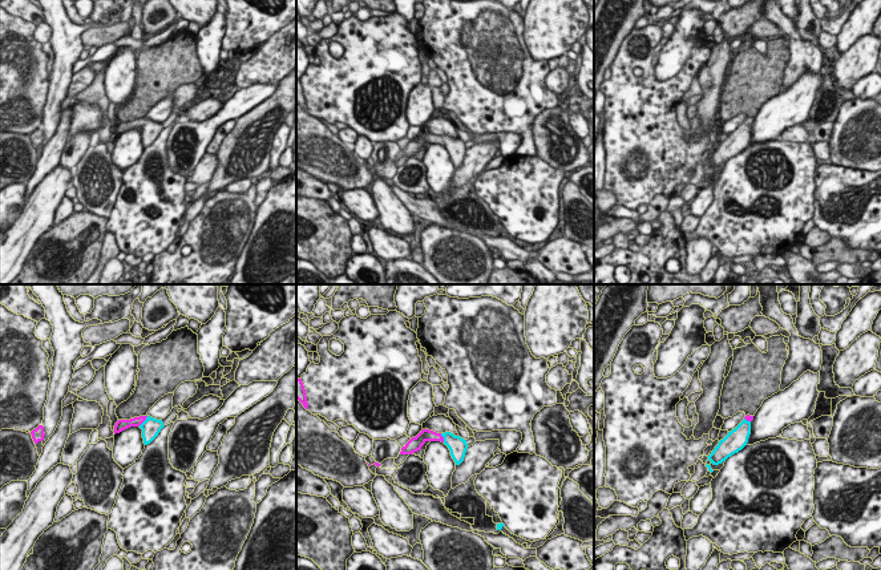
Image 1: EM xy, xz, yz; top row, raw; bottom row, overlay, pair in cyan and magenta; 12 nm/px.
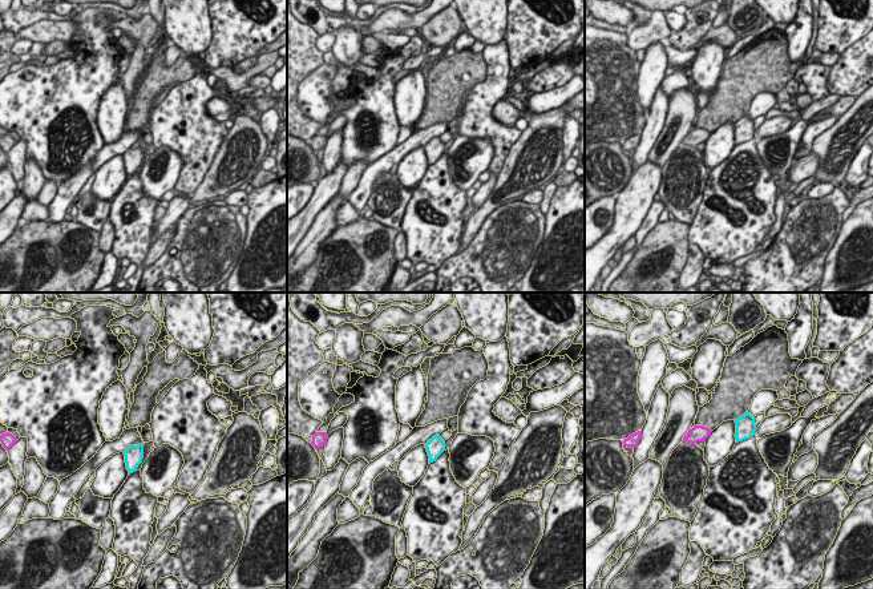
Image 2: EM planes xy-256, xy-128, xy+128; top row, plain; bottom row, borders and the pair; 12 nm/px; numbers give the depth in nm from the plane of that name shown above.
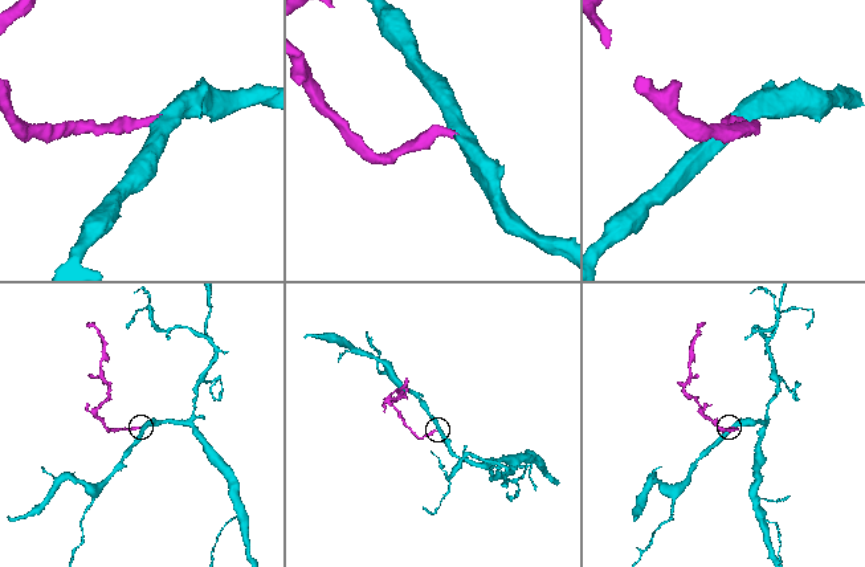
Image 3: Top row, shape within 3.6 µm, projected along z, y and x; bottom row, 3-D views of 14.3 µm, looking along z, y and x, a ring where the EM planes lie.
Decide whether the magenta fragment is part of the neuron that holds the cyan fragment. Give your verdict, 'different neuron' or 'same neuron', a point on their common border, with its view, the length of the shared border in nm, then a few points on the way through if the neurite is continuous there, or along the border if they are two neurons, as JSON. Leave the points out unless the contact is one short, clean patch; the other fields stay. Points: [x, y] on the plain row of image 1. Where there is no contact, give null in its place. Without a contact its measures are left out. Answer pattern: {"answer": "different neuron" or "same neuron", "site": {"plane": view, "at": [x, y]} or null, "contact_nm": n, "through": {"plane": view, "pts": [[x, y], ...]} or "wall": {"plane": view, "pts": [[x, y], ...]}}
{"answer": "same neuron", "site": {"plane": "xy", "at": [144, 124]}, "contact_nm": 170, "through": {"plane": "xy", "pts": [[150, 129], [144, 124], [124, 126]]}}

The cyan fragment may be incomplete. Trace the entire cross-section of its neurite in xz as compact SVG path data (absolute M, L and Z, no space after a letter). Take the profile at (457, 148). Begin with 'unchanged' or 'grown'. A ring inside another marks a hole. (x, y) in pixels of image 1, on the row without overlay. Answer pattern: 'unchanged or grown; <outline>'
grown; M423 132L416 140L412 140L403 150L400 157L412 157L421 151L427 143L441 143L449 153L450 158L454 162L456 167L460 167L464 163L468 146L466 142L460 138L454 138L450 134L436 136L429 132Z

